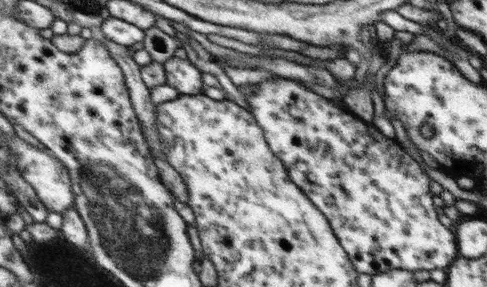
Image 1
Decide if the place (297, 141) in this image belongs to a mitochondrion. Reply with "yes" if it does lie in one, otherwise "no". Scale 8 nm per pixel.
no

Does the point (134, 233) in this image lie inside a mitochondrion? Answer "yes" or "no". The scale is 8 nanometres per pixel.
yes

